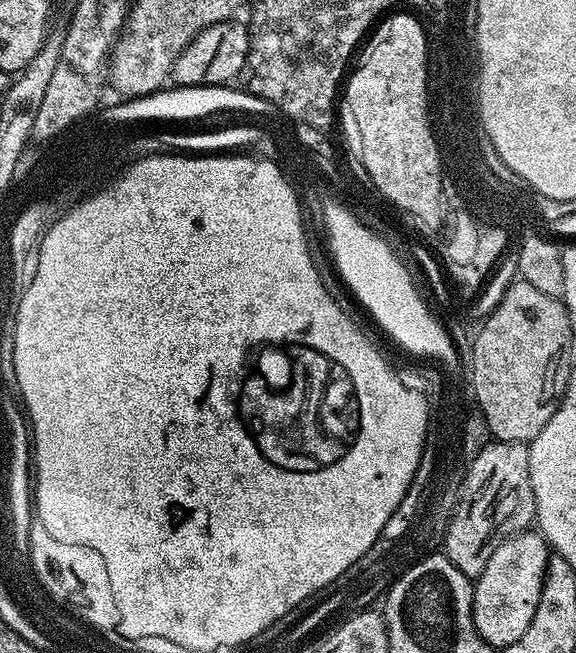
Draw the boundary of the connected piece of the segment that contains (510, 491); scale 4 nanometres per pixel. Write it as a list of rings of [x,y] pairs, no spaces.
[[[489,442],[471,457],[470,463],[468,473],[462,476],[459,500],[444,533],[442,552],[464,576],[475,578],[486,570],[486,562],[490,562],[492,535],[499,528],[505,528],[508,534],[525,531],[535,521],[536,503],[530,486],[528,444]]]

